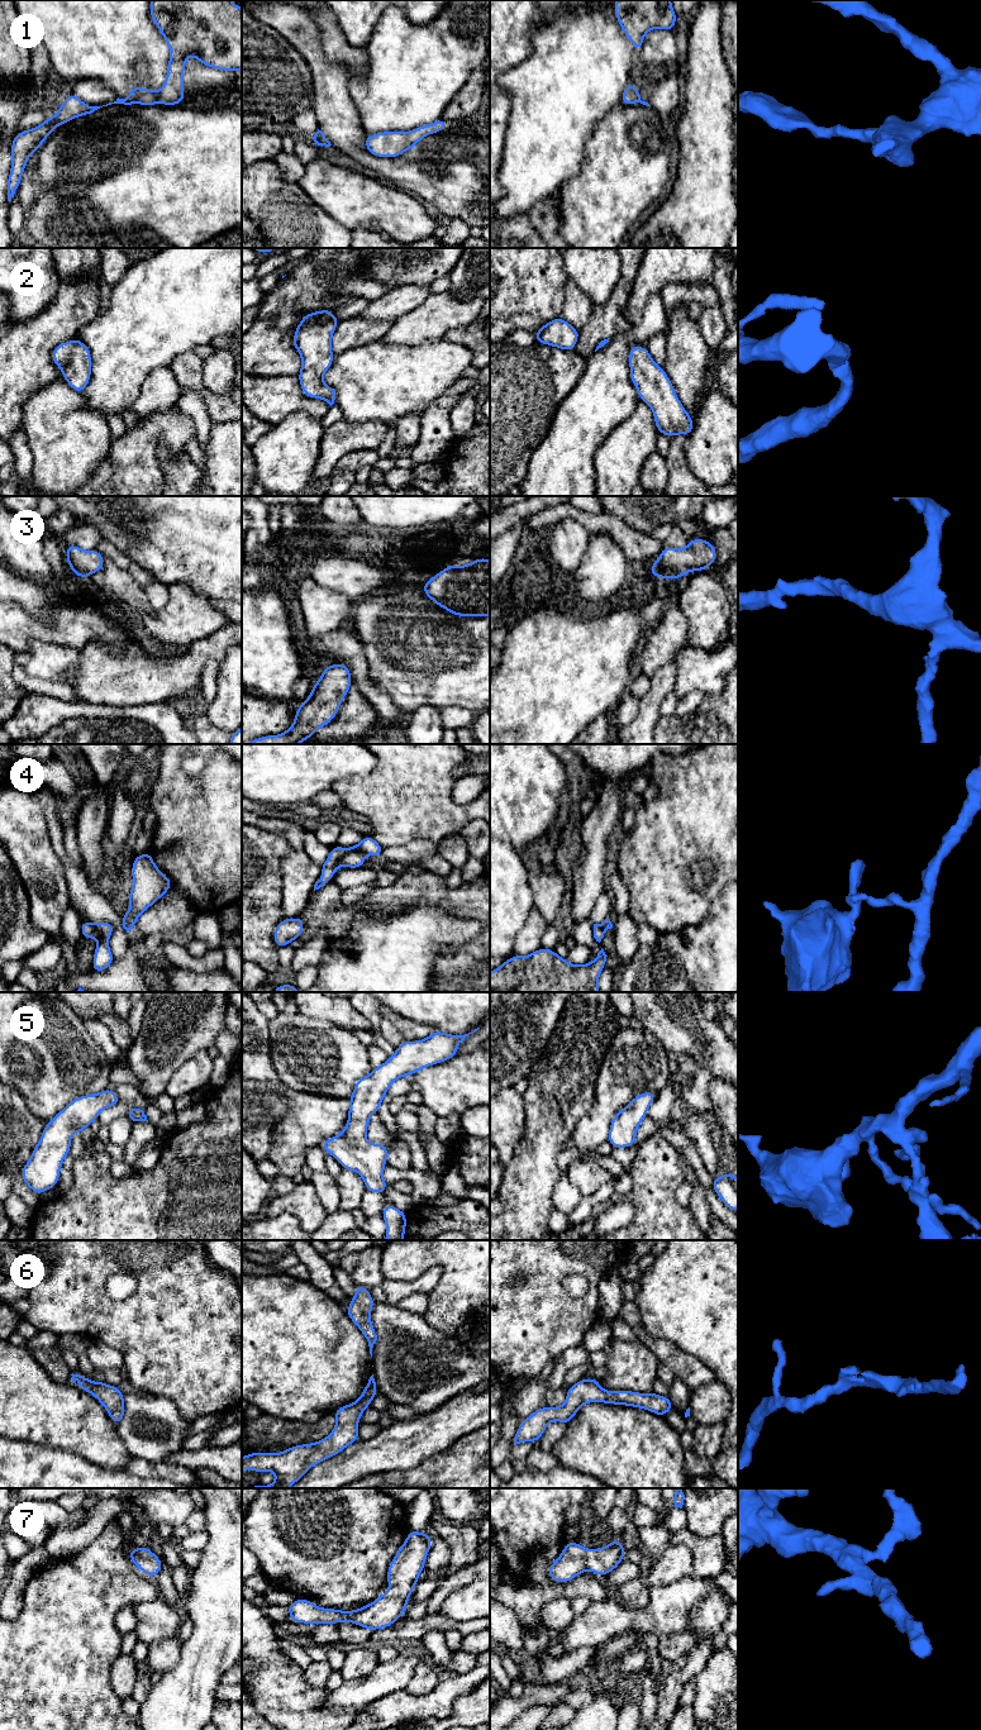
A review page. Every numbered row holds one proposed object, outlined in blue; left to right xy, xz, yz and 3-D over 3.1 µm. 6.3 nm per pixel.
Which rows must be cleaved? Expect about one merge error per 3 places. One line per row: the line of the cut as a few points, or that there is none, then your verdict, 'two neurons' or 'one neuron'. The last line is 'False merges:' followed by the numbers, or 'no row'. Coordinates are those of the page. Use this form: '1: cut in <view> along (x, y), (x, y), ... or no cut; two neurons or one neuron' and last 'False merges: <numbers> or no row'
1: no cut; one neuron
2: no cut; one neuron
3: no cut; one neuron
4: cut in xz along (362, 853), (348, 852), (339, 863); two neurons
5: no cut; one neuron
6: no cut; one neuron
7: no cut; one neuron
False merges: 4

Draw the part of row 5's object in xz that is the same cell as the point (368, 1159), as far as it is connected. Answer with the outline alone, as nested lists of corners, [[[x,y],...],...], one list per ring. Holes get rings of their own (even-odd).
[[[480,1028],[475,1029],[472,1033],[477,1031],[478,1029]],[[434,1031],[433,1034],[422,1040],[404,1040],[399,1047],[396,1047],[396,1052],[391,1057],[389,1057],[385,1063],[375,1067],[373,1071],[363,1078],[357,1080],[357,1082],[354,1083],[353,1093],[349,1097],[348,1120],[344,1130],[341,1134],[333,1136],[332,1139],[325,1139],[320,1144],[324,1152],[333,1155],[344,1169],[357,1172],[362,1177],[367,1191],[385,1195],[387,1183],[384,1179],[384,1167],[387,1164],[389,1145],[367,1142],[366,1134],[371,1115],[378,1112],[382,1098],[387,1093],[392,1082],[409,1074],[414,1076],[418,1071],[423,1068],[454,1058],[457,1055],[457,1047],[465,1040],[466,1036],[472,1033],[465,1035],[453,1035],[443,1031]]]

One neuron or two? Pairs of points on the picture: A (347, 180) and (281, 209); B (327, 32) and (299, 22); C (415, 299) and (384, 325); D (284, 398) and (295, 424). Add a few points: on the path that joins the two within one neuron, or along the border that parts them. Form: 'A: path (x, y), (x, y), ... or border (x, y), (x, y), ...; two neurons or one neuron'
A: border (296, 182), (331, 215); two neurons
B: border (308, 13), (314, 23), (322, 51), (325, 56); two neurons
C: border (361, 314), (370, 320), (393, 320); two neurons
D: border (319, 419), (306, 413), (291, 413), (272, 427); two neurons

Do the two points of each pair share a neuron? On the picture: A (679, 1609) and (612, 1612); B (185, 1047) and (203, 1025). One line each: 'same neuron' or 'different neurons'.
A: same neuron
B: same neuron

